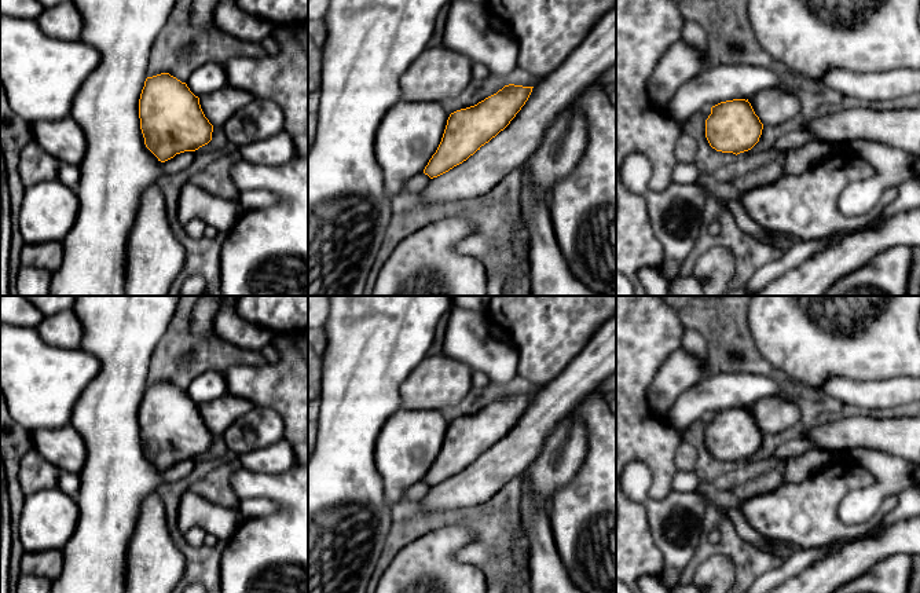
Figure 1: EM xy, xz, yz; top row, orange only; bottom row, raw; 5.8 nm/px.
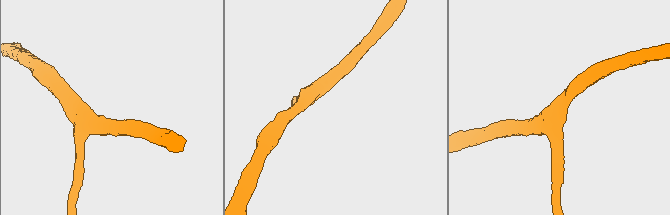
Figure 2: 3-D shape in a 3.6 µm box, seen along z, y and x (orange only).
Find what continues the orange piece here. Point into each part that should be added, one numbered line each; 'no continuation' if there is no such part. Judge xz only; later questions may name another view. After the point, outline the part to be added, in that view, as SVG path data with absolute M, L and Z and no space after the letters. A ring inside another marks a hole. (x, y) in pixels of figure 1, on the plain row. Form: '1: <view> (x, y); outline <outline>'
1: xz (510, 457); outline M616 315L605 322L579 355L546 387L540 388L510 429L488 451L448 480L429 488L419 504L425 512L452 510L477 506L490 501L510 479L523 476L529 464L539 455L545 440L556 427L594 389L616 373Z

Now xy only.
1: xy (219, 414); outline M227 392L219 399L201 405L199 413L209 431L216 436L221 436L235 420L241 418L253 407L249 400Z

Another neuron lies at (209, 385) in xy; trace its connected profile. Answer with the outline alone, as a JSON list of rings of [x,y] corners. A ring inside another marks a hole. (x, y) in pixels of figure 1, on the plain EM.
[[[209,370],[195,377],[186,392],[195,405],[201,406],[221,398],[228,389],[224,374]]]

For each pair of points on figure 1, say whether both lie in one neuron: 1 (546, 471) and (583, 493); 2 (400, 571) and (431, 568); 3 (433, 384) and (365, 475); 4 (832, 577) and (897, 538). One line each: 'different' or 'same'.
1: different
2: same
3: different
4: same

